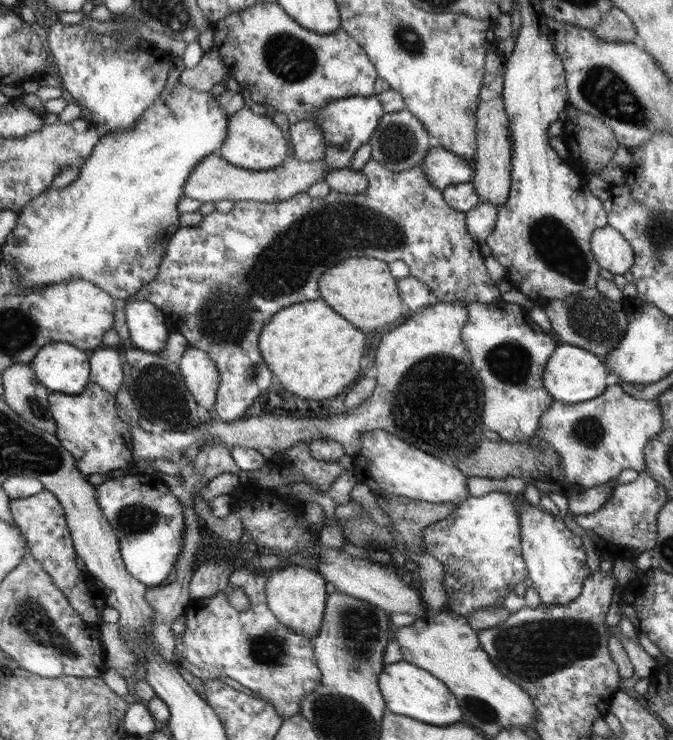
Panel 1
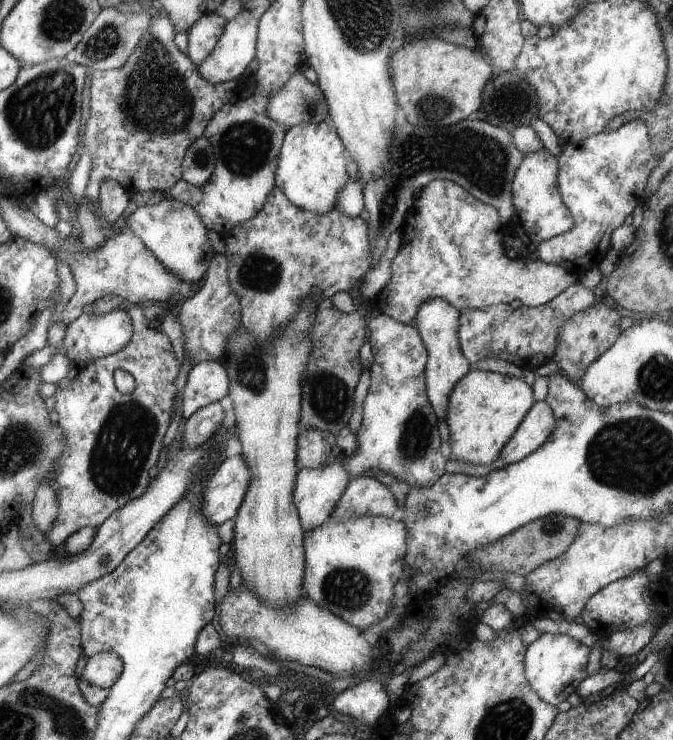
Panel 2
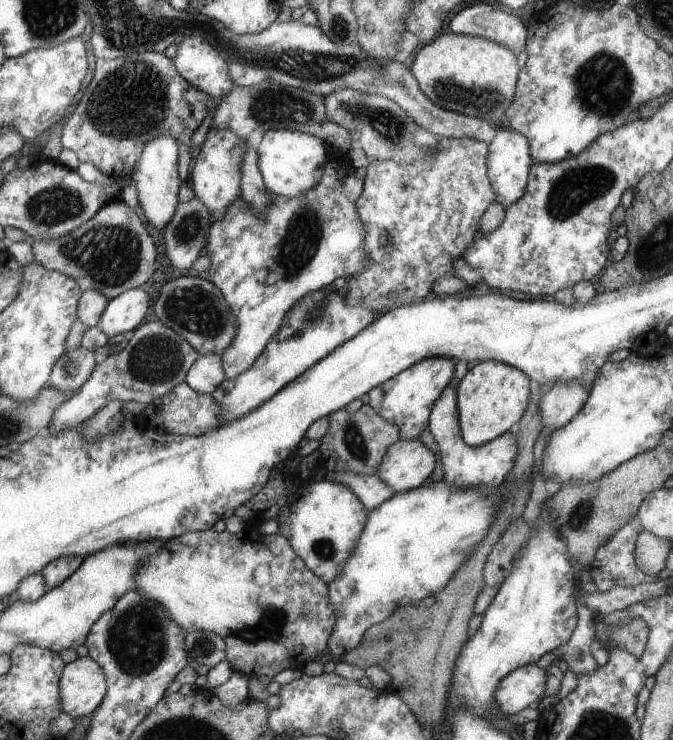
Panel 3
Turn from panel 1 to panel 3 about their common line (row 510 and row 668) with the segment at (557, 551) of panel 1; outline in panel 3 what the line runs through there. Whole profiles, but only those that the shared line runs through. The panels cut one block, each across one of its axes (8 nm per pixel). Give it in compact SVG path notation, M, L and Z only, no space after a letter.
M536 663L529 664L507 674L497 690L499 707L507 715L516 714L524 708L537 706L545 696L546 669Z

